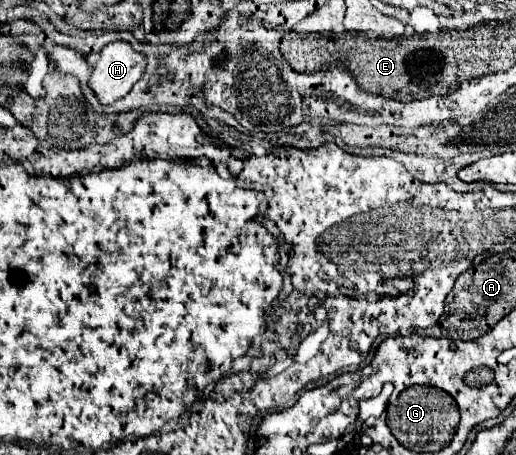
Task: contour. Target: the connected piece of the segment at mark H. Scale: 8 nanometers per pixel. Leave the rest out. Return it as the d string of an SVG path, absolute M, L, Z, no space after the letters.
M116 40L102 48L88 84L102 104L112 104L132 90L144 74L144 66L144 54L136 52L130 42Z

